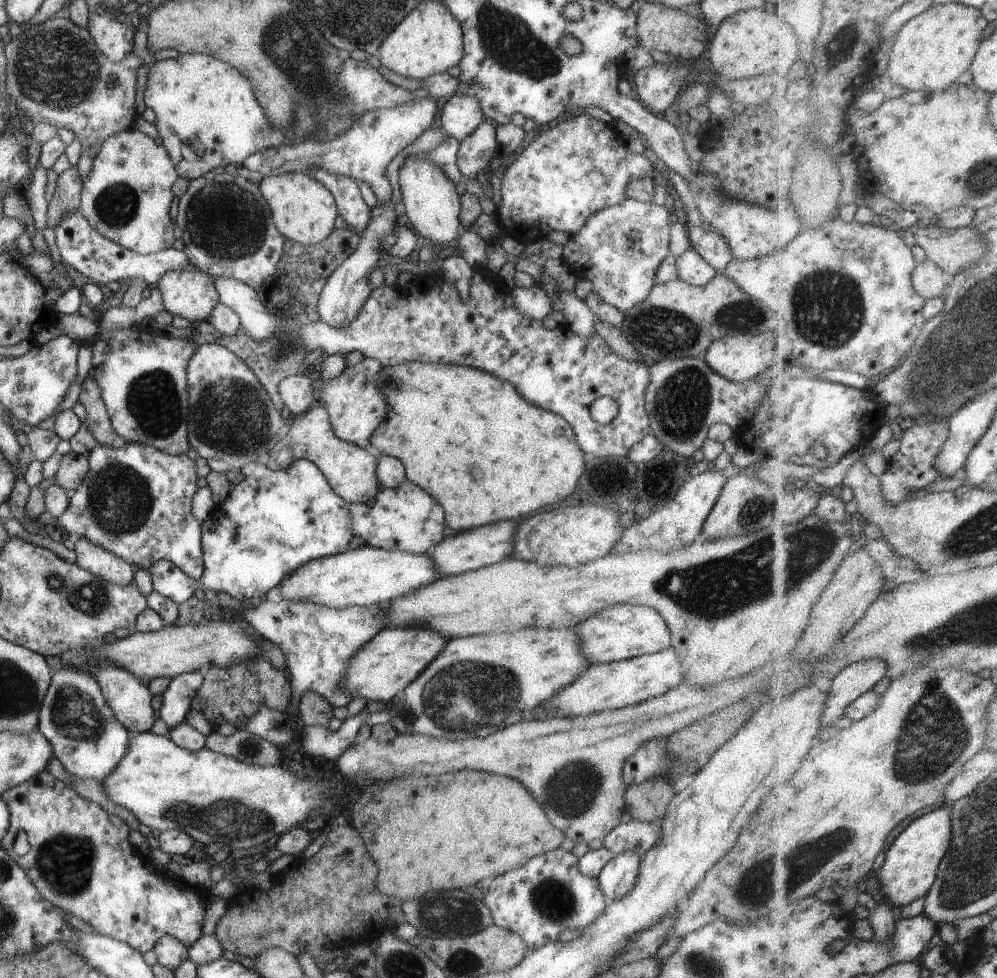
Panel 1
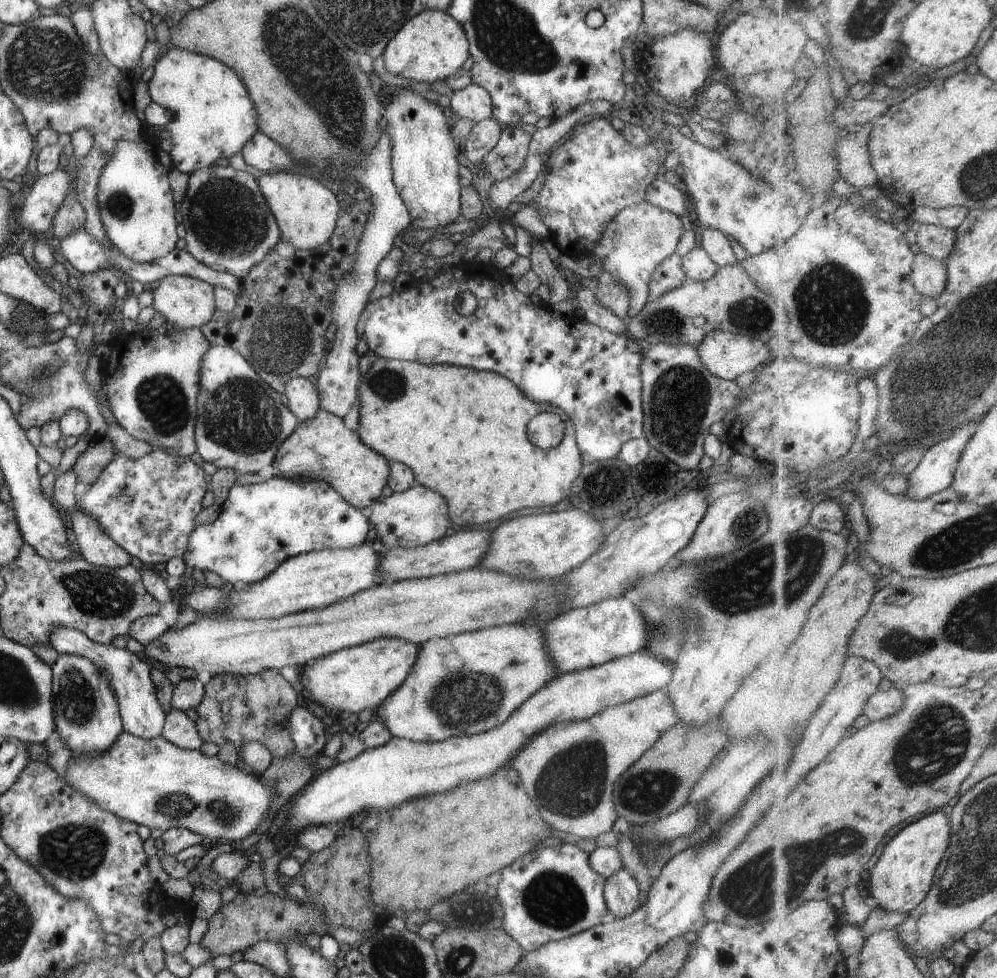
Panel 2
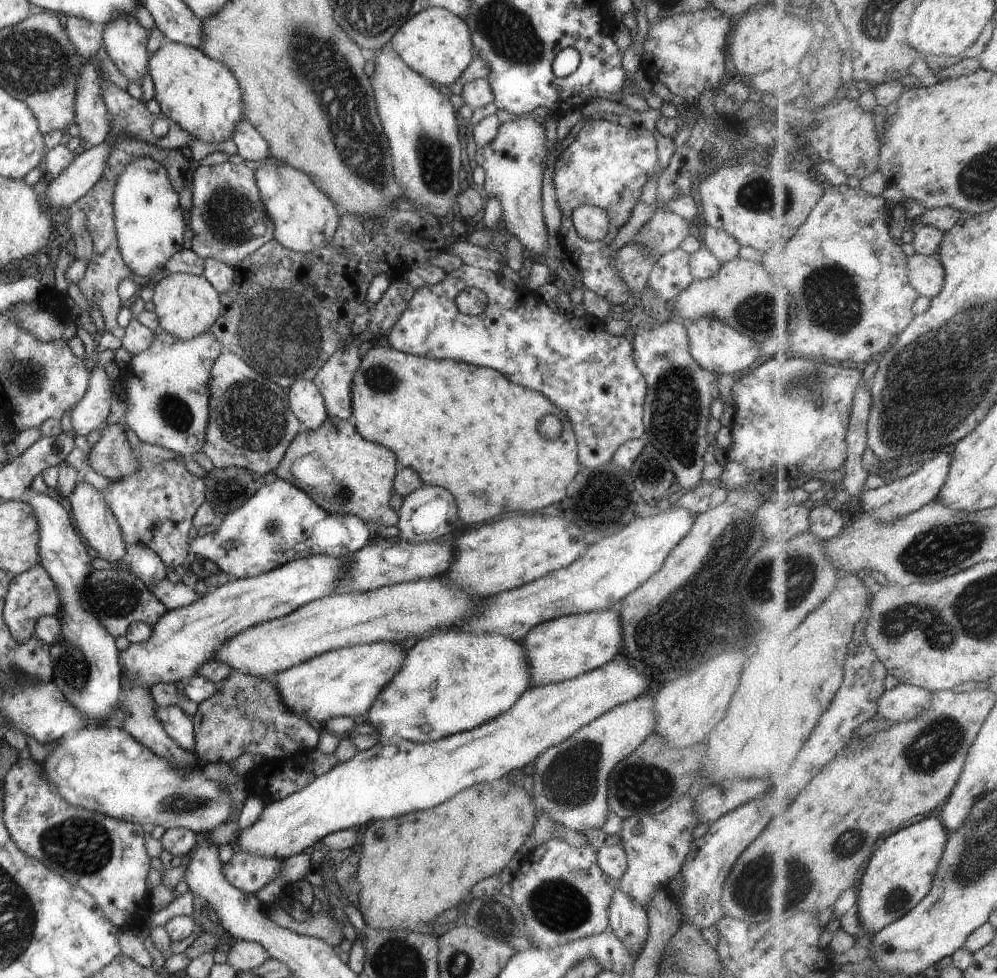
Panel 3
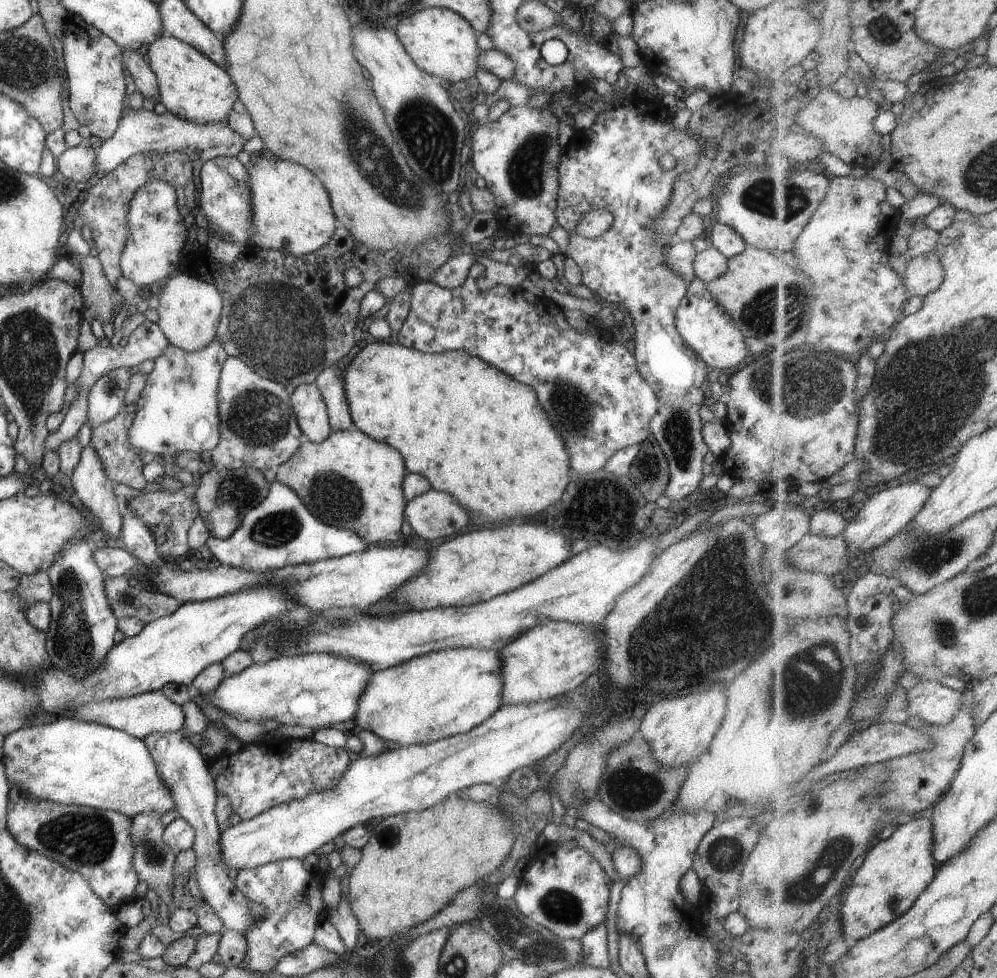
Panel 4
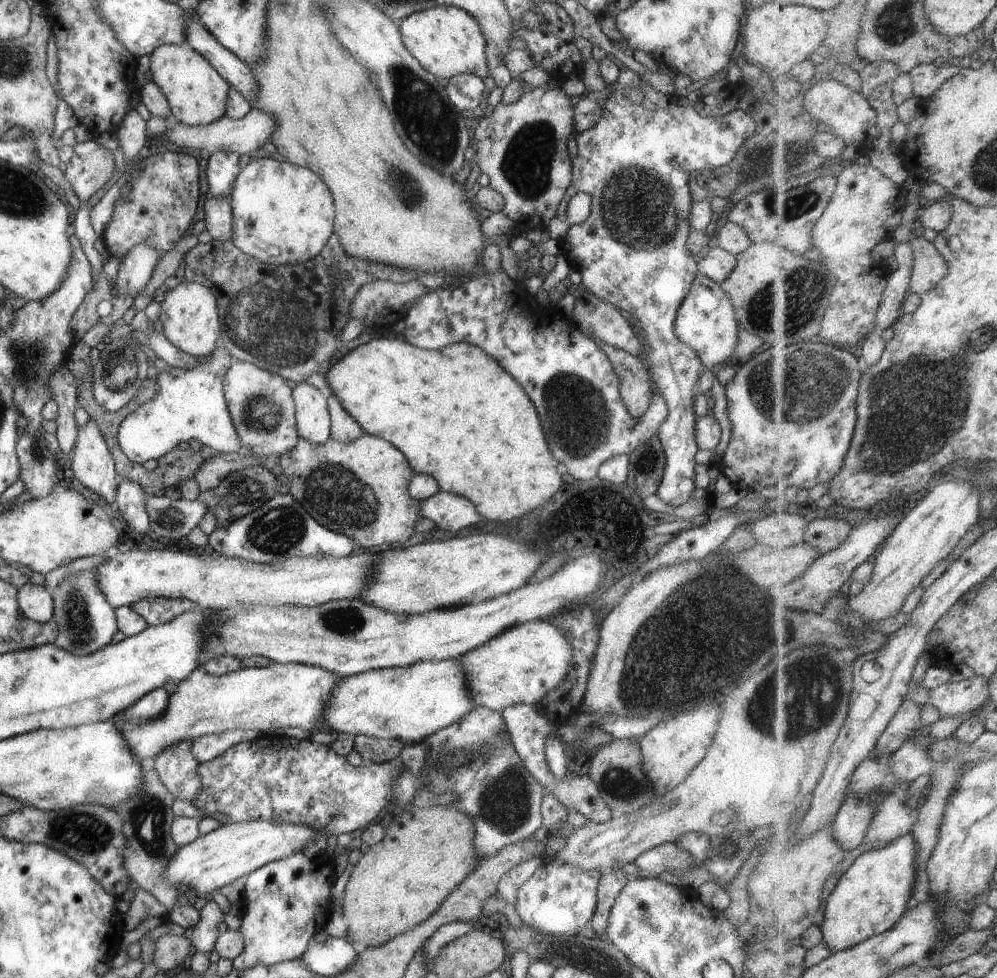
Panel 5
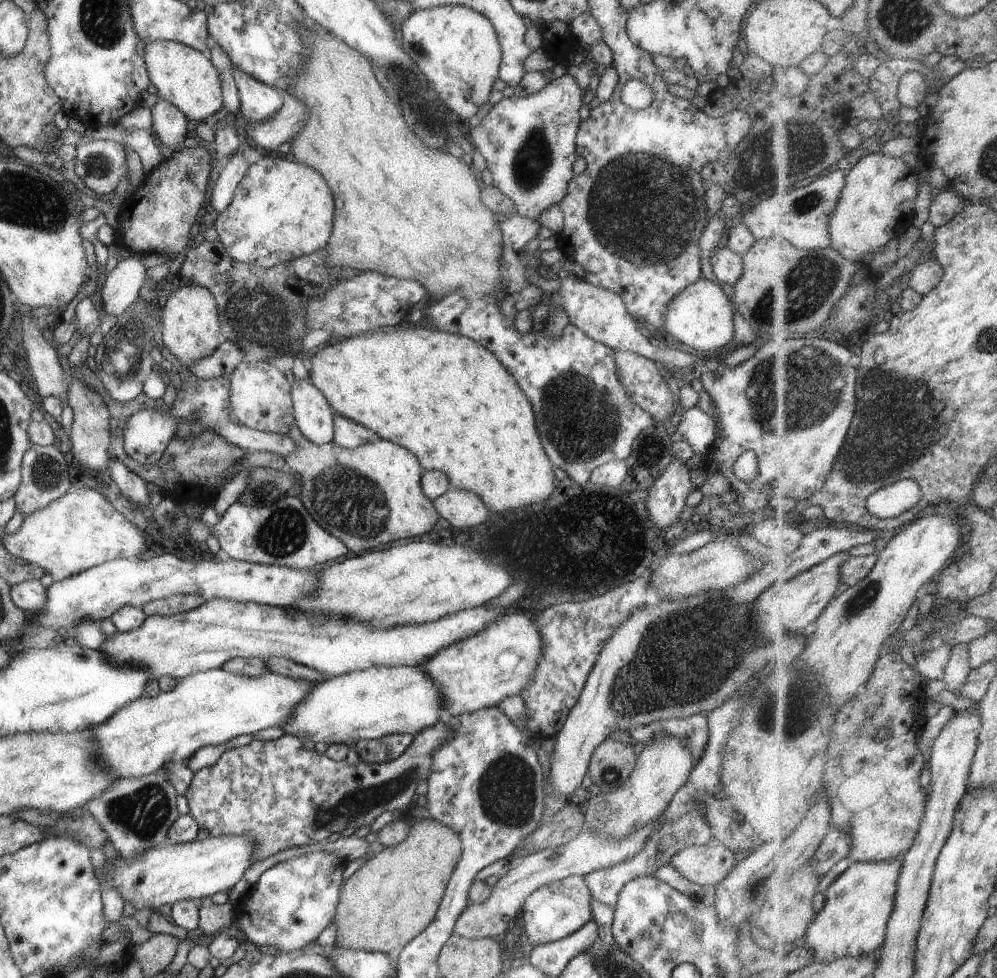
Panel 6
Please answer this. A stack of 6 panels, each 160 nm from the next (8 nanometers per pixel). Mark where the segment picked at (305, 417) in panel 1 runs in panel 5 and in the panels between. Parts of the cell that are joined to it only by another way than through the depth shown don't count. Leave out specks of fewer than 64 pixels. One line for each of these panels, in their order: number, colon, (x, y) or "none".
2: (322, 448)
3: (344, 474)
4: (350, 481)
5: (360, 489)

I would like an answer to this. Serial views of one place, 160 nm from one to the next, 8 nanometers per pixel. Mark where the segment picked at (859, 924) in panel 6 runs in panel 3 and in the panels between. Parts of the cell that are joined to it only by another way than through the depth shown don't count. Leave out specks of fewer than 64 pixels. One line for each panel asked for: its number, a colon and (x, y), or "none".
3: (901, 874)
4: (894, 873)
5: (871, 896)

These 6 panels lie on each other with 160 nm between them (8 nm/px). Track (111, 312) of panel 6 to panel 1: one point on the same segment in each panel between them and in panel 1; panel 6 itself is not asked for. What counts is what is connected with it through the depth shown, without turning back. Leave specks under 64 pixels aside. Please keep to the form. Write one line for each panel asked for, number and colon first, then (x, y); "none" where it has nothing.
1: (126, 197)
2: (134, 197)
3: (149, 225)
4: (156, 234)
5: (134, 269)

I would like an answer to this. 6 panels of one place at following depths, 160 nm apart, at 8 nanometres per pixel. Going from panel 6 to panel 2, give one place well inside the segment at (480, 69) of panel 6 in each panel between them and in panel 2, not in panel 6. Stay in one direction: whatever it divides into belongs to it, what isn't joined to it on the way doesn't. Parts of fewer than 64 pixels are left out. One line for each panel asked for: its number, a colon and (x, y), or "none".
2: (430, 46)
3: (435, 44)
4: (439, 41)
5: (446, 41)

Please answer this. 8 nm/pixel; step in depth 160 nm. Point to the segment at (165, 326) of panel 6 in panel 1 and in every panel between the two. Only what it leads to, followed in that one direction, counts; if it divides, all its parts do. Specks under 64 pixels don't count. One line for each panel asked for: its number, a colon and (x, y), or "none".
1: (190, 293)
2: (185, 302)
3: (186, 305)
4: (188, 309)
5: (188, 316)

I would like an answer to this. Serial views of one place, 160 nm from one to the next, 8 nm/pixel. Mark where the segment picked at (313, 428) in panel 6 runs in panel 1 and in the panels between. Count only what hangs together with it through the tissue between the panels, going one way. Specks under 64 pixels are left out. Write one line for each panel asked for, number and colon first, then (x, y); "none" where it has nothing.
1: (296, 391)
2: (302, 399)
3: (306, 404)
4: (307, 404)
5: (311, 416)

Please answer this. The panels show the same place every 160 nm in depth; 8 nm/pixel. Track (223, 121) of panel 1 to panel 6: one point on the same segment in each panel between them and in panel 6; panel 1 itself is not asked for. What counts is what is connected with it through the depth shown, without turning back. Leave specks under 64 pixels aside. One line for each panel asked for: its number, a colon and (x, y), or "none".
2: (212, 116)
3: (200, 95)
4: (191, 87)
5: (197, 95)
6: (184, 77)

